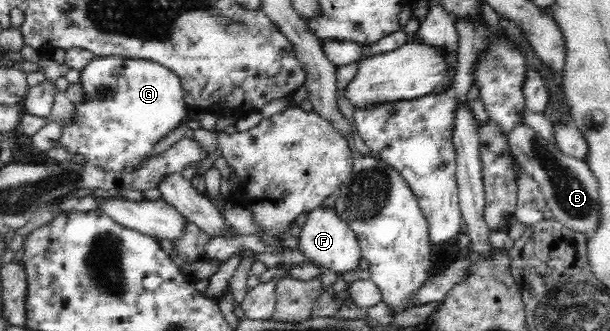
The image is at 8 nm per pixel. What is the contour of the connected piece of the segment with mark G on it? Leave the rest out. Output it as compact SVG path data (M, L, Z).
M120 56L96 57L81 71L80 81L85 97L80 105L74 105L72 117L62 126L59 145L101 171L136 172L148 160L152 146L186 120L182 84L174 72L160 64Z

